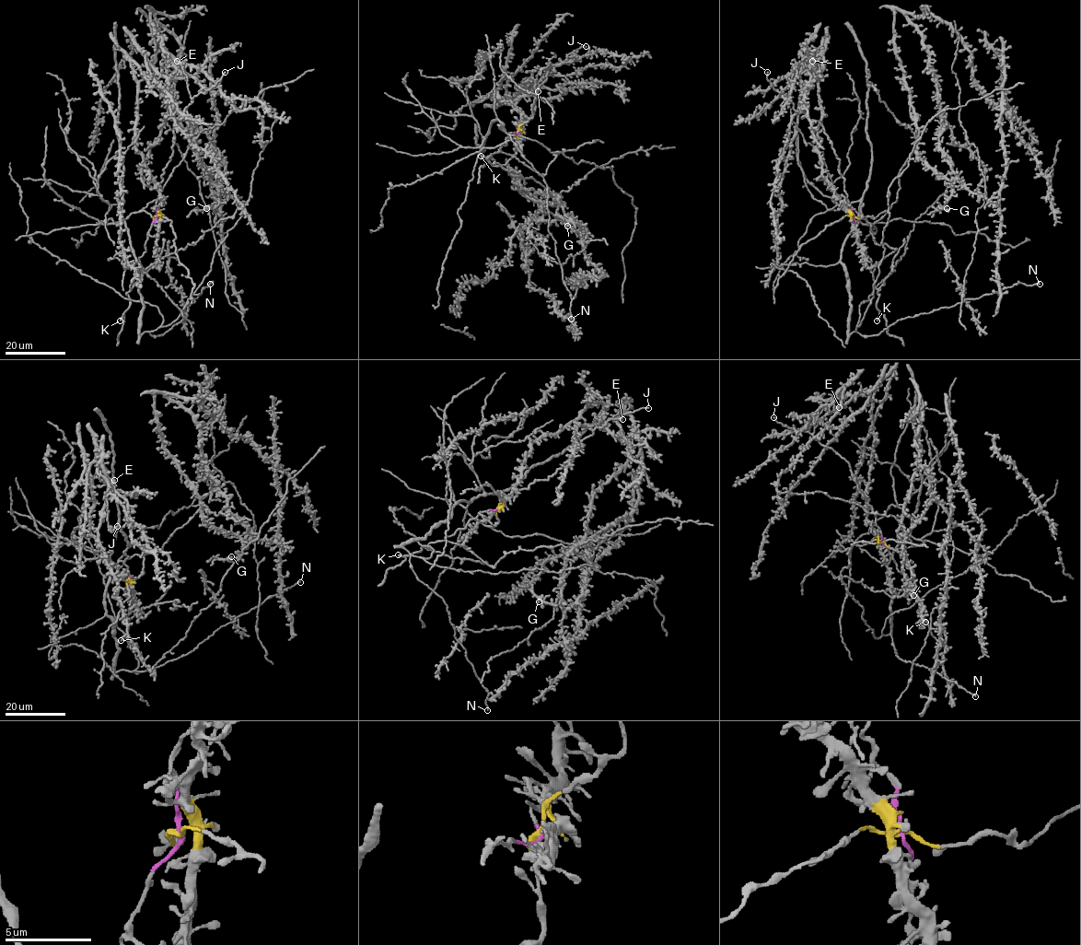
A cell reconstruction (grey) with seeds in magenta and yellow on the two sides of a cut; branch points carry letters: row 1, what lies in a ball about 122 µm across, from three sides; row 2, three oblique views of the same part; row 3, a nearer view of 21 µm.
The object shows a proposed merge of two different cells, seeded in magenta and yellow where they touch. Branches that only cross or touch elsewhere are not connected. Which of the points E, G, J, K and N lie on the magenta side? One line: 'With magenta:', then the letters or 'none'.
With magenta: J, K

